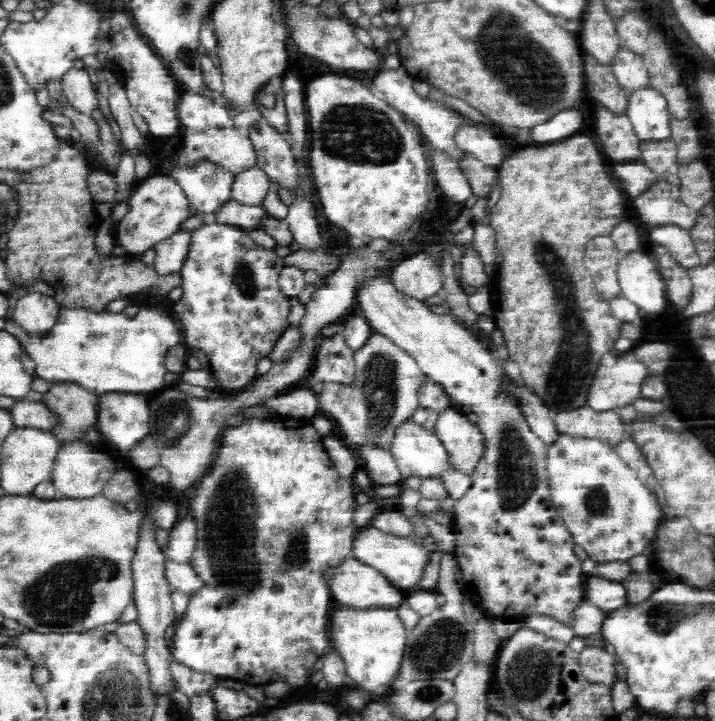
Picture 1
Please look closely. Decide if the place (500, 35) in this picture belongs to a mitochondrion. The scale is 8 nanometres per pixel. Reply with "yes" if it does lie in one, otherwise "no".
yes

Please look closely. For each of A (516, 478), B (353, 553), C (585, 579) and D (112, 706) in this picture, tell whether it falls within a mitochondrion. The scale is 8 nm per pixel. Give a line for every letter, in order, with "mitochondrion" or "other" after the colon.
A: mitochondrion
B: other
C: other
D: mitochondrion

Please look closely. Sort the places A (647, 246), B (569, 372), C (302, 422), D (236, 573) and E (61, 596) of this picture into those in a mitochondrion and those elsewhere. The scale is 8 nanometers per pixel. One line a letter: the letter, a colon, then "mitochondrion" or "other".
A: other
B: mitochondrion
C: other
D: mitochondrion
E: mitochondrion

